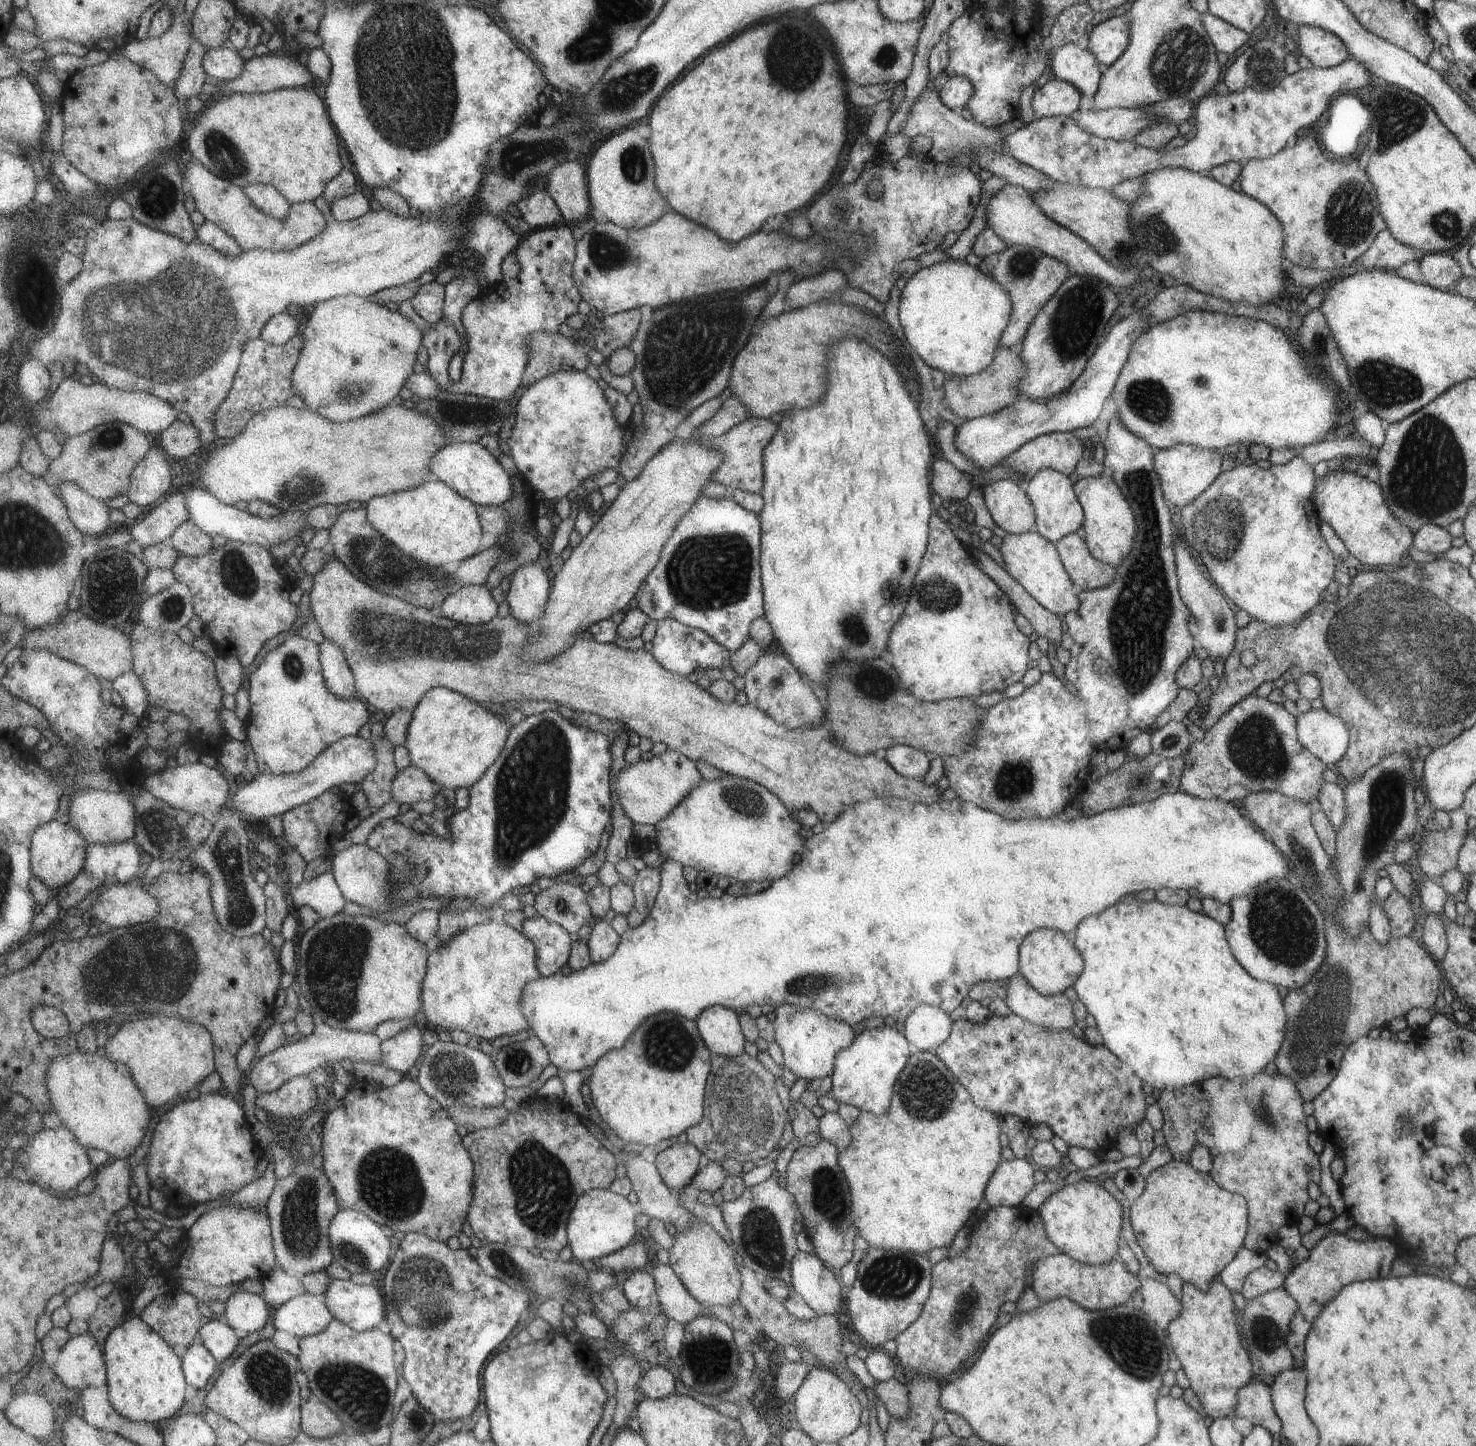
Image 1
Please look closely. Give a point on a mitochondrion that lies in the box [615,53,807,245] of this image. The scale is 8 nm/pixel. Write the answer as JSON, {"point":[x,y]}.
{"point":[634,163]}

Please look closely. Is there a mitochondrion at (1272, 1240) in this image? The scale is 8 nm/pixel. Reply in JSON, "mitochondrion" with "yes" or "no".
{"mitochondrion":"no"}

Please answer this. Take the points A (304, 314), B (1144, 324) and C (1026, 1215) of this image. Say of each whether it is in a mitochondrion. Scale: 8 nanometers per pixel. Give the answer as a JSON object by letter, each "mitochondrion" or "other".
{"A":"other","B":"other","C":"other"}

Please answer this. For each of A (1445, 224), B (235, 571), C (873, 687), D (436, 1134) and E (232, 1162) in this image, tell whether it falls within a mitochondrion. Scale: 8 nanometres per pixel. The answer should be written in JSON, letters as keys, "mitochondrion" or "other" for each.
{"A":"mitochondrion","B":"mitochondrion","C":"mitochondrion","D":"other","E":"other"}

